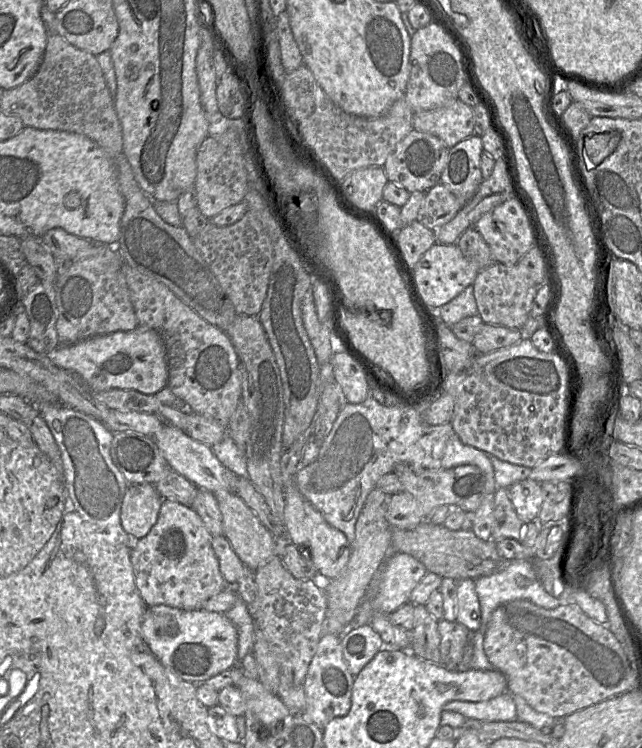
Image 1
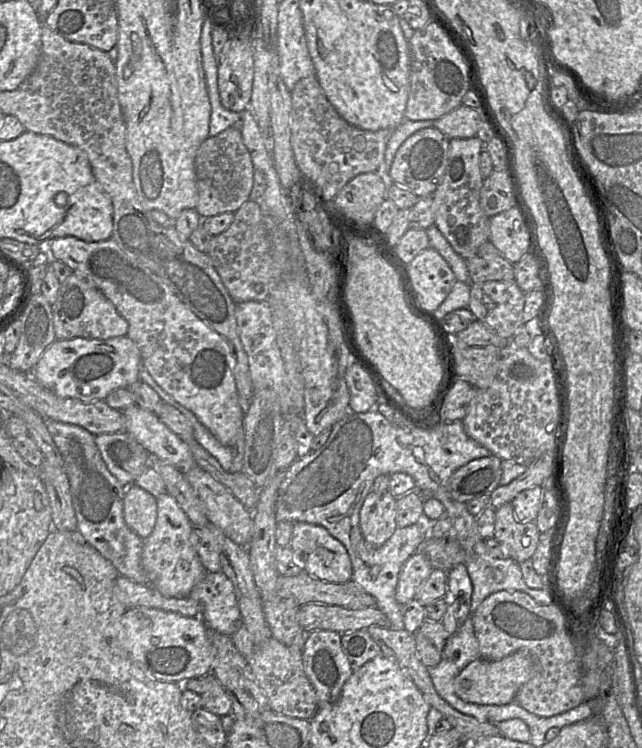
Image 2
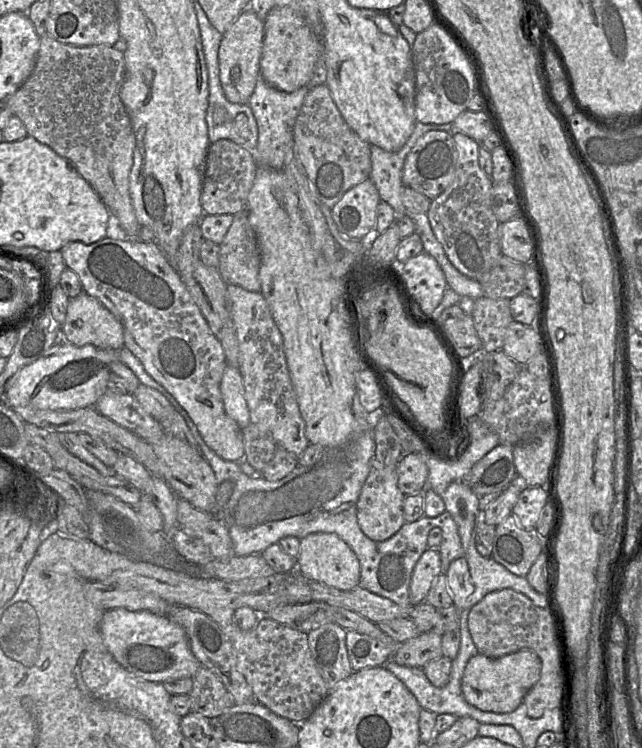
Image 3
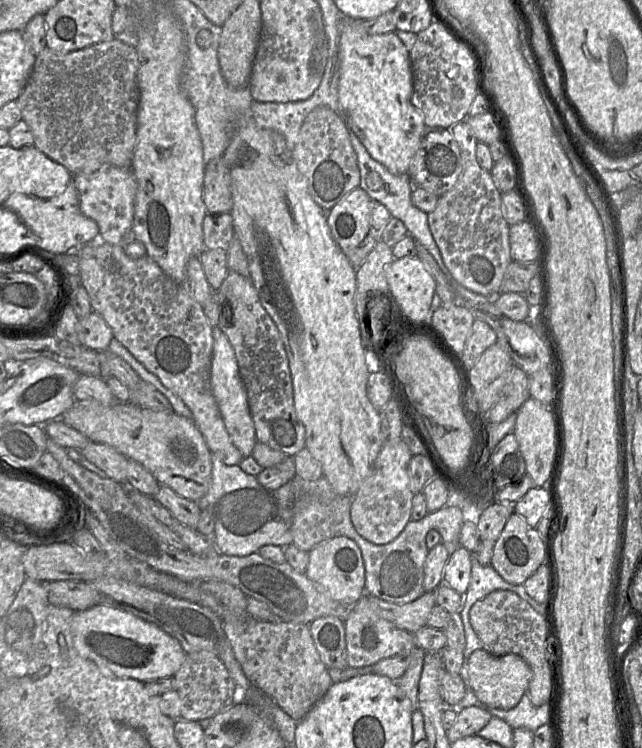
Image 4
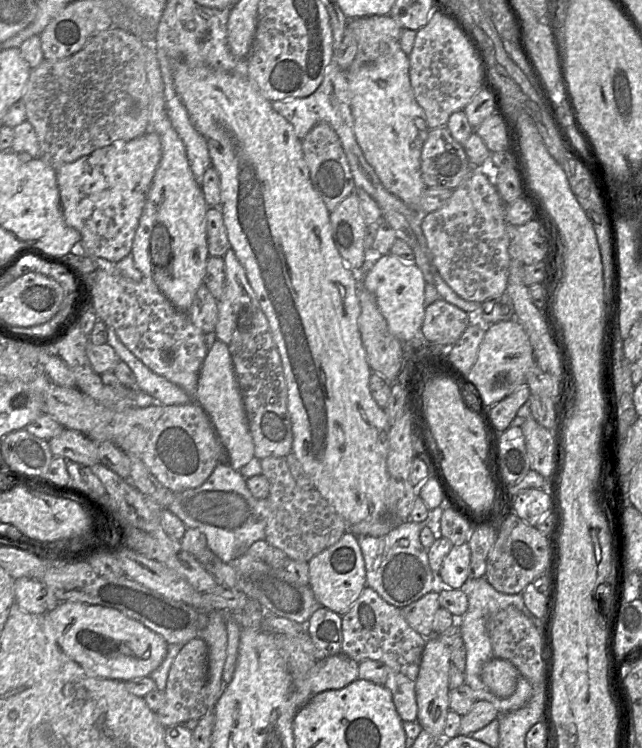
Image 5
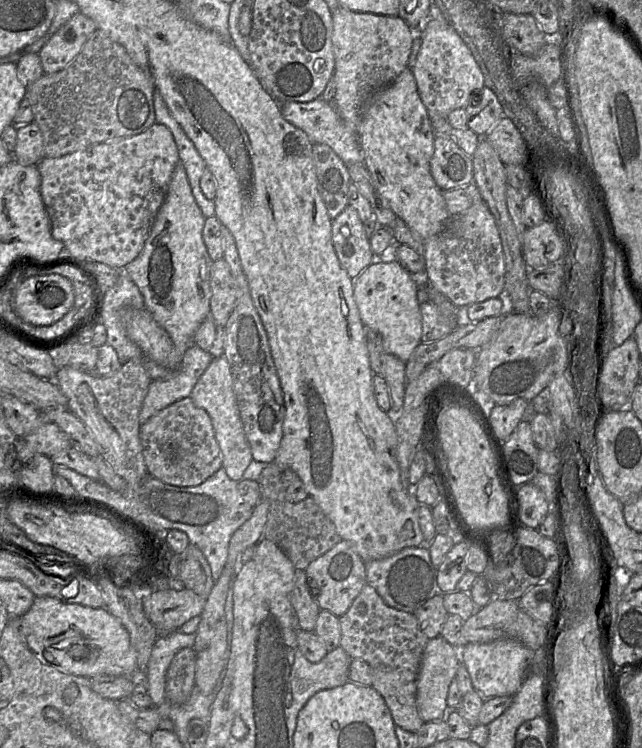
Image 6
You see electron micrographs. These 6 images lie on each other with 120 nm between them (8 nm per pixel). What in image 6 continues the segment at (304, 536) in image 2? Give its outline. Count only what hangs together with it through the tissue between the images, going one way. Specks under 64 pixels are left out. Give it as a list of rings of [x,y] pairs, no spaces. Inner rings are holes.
[[[341,540],[329,551],[314,559],[304,572],[307,586],[319,608],[337,617],[342,616],[349,609],[353,600],[367,583],[365,562],[346,540]]]

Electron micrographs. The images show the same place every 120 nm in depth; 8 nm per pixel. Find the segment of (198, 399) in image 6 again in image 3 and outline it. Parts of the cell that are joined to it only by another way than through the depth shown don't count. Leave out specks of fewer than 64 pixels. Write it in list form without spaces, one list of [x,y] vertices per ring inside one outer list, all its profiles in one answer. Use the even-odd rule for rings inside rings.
[[[227,365],[221,382],[220,392],[226,414],[235,420],[241,429],[250,422],[250,411],[245,397],[245,388],[238,368]]]

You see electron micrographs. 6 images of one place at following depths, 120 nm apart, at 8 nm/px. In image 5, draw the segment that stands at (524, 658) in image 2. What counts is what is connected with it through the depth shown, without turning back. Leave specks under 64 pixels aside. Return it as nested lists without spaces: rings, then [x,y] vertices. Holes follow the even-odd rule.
[[[495,657],[486,662],[481,670],[483,683],[500,698],[509,697],[514,693],[520,676],[520,672],[512,663]]]

